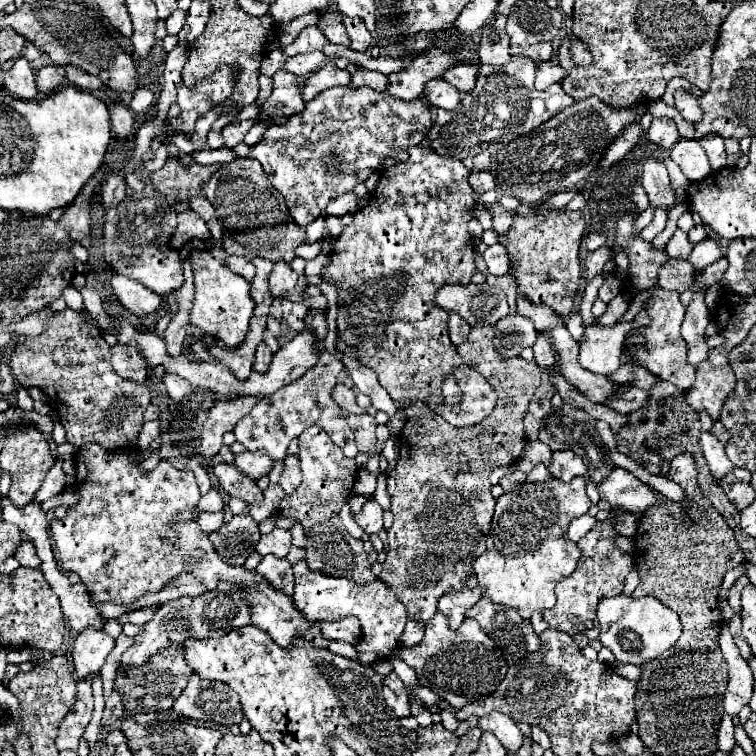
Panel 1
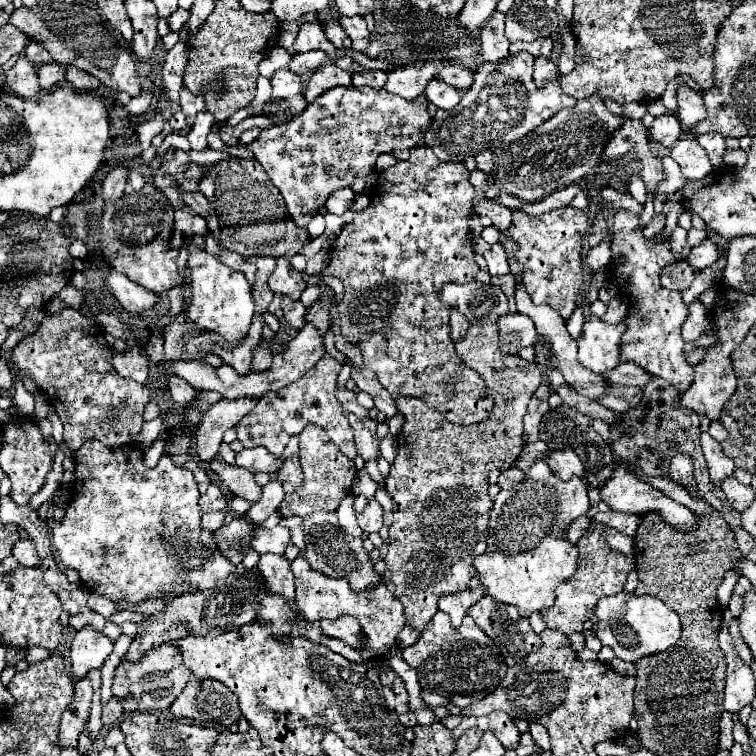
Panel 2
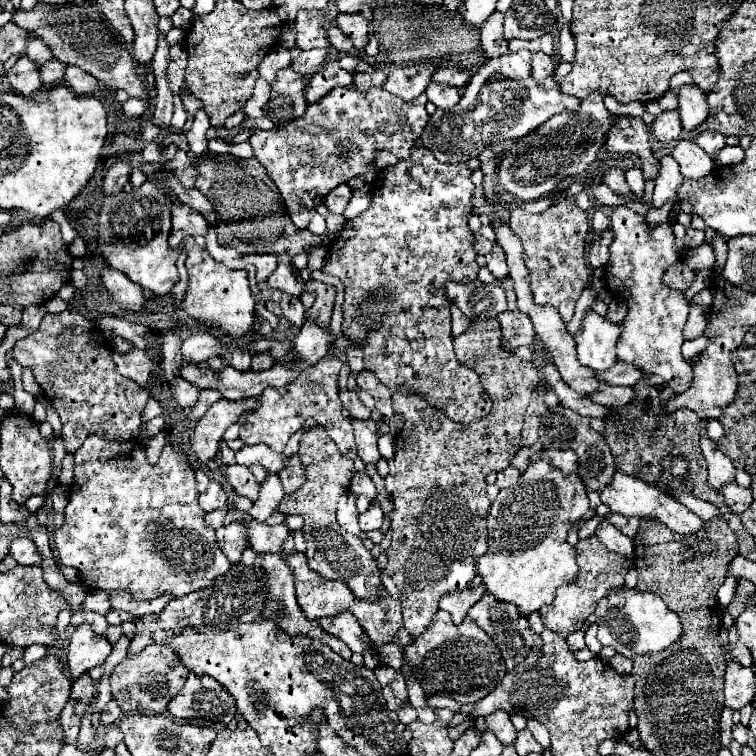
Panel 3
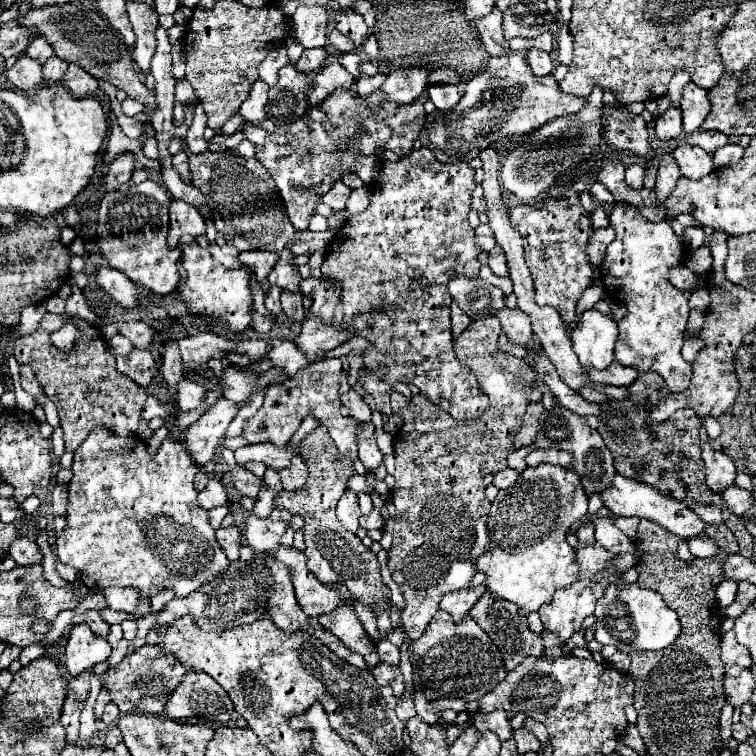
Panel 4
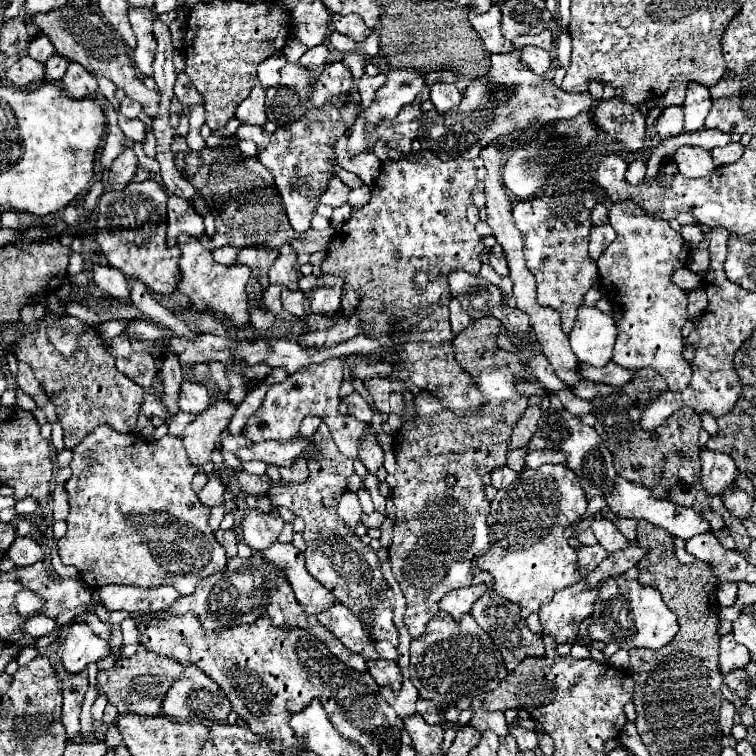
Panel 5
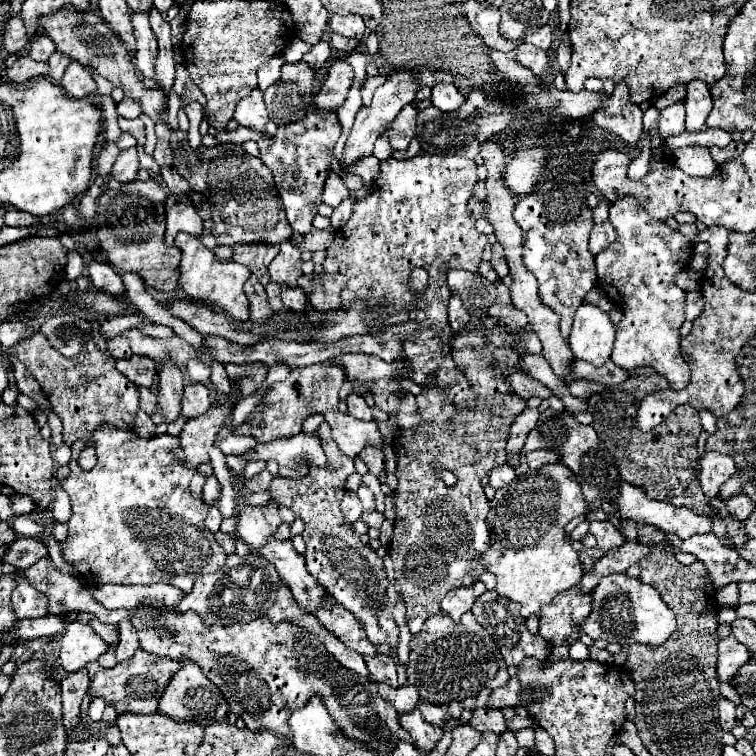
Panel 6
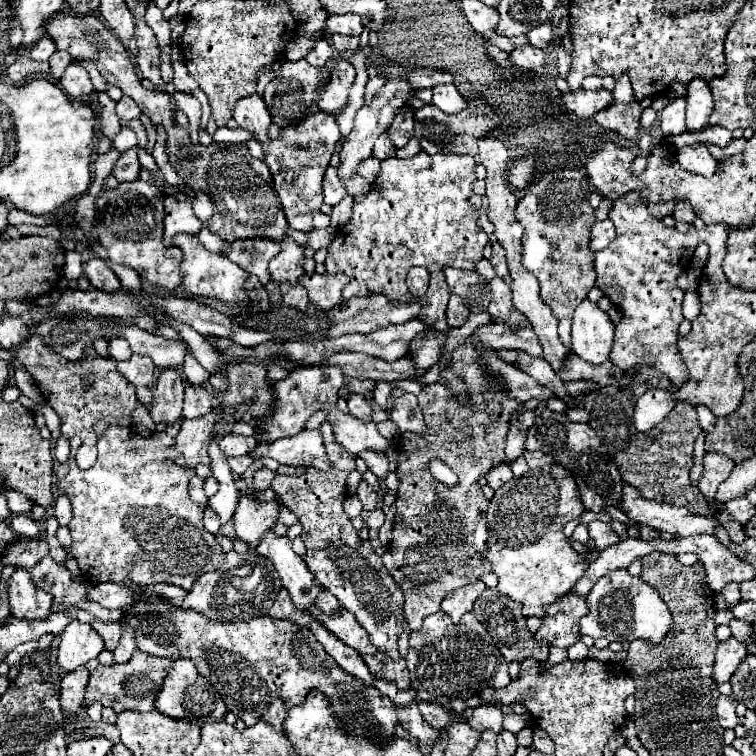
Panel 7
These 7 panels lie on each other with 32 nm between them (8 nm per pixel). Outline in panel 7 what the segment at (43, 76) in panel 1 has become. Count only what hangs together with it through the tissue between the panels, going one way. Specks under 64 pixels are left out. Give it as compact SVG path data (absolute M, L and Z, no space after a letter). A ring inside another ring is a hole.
M54 52L52 56L50 56L50 70L52 70L52 76L54 78L62 78L62 74L64 74L64 70L66 70L66 66L72 62L72 56L68 56L68 52Z

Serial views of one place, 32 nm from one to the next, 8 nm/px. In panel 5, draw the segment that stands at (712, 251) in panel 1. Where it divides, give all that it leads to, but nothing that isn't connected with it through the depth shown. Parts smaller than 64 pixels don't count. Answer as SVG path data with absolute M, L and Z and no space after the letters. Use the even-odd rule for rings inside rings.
M694 250L692 256L690 256L690 262L688 262L688 268L692 272L706 272L708 264L710 264L708 250Z

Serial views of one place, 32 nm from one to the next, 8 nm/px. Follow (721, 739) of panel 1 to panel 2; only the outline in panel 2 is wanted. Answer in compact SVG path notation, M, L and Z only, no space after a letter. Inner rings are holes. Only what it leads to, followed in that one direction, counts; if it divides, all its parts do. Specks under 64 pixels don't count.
M722 712L720 720L720 748L730 748L734 742L732 738L732 712Z

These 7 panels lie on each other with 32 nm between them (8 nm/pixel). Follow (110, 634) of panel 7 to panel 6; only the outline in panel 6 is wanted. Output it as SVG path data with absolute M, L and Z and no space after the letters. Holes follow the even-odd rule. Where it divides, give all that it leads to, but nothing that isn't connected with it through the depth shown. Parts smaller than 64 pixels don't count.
M80 614L80 616L84 616L86 622L90 622L90 626L94 628L94 632L96 632L98 636L102 636L102 640L104 640L110 648L116 646L118 634L120 634L120 630L118 630L116 624L102 624L96 616L90 616L90 614Z

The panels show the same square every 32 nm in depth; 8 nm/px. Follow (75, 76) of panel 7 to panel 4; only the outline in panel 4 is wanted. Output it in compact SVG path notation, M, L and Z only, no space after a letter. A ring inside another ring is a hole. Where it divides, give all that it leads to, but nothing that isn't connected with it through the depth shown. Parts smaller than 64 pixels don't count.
M68 64L62 84L70 90L74 98L84 98L98 90L98 80L88 72L84 72L84 68L80 68L78 64Z

